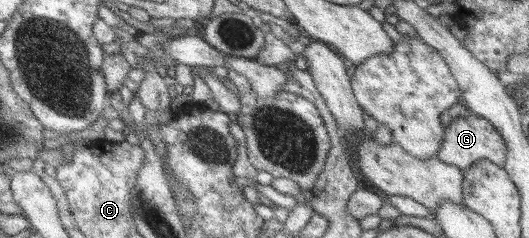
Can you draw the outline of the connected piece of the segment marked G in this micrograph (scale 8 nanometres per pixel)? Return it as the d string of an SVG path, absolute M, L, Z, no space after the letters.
M471 113L467 117L462 116L449 122L445 129L443 145L437 156L439 160L463 171L479 160L494 162L497 166L503 167L506 154L507 147L495 127L487 119Z

